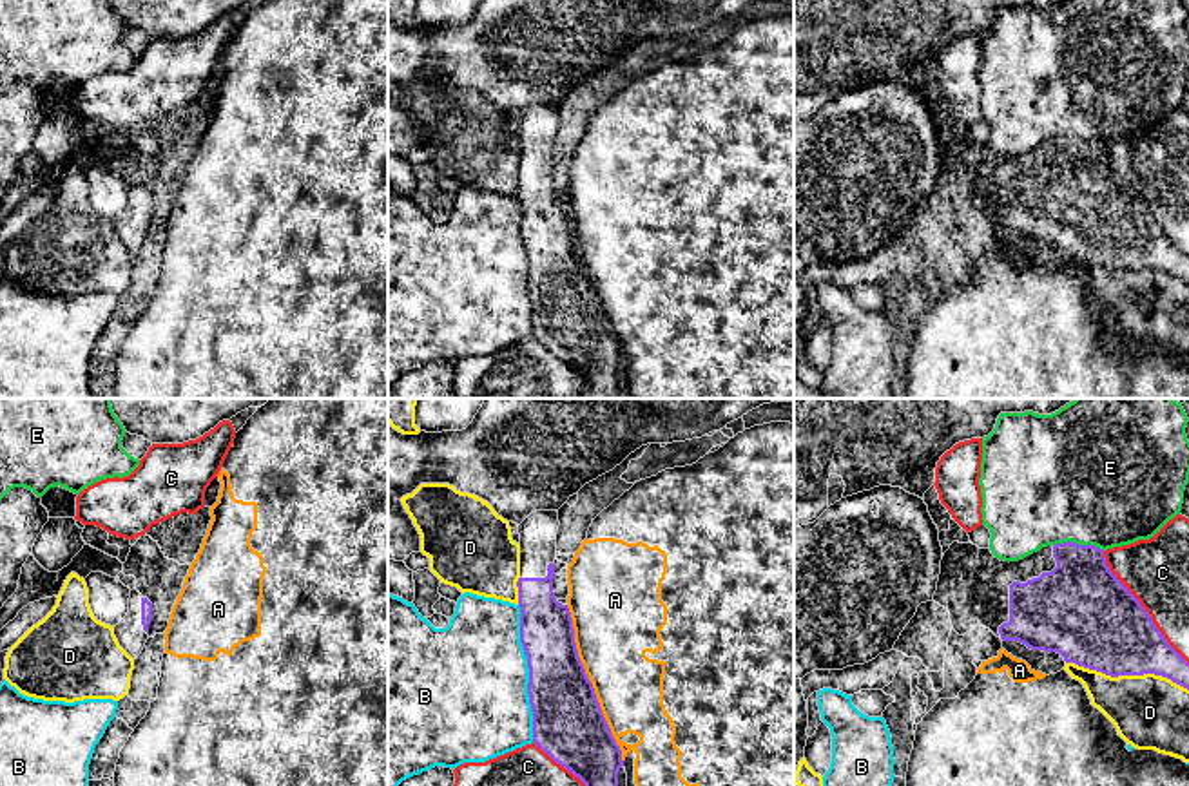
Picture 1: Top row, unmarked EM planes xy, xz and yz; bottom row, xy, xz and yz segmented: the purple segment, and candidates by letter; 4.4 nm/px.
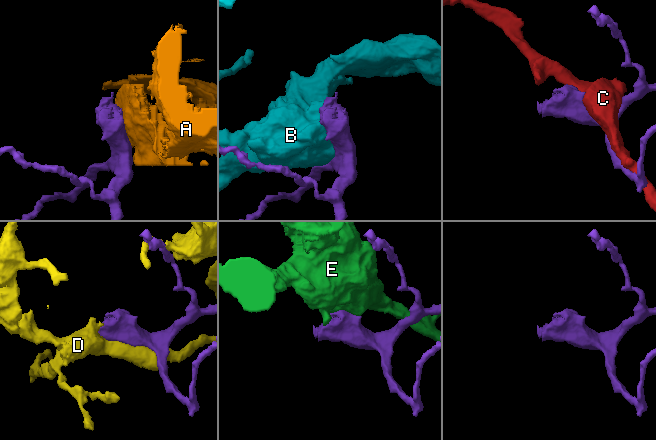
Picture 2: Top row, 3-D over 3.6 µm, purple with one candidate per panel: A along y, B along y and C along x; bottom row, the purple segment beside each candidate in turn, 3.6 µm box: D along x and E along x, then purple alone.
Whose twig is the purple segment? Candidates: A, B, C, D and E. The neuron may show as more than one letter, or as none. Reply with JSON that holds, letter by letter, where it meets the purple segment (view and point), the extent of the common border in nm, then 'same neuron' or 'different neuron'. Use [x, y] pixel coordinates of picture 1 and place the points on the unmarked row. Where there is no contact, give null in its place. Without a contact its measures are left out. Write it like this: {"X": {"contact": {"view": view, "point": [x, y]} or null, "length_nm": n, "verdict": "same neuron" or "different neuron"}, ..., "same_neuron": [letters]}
{"A": {"contact": {"view": "xz", "point": [591, 277]}, "length_nm": 750, "verdict": "different neuron"}, "B": {"contact": {"view": "xz", "point": [530, 268]}, "length_nm": 600, "verdict": "different neuron"}, "C": {"contact": {"view": "yz", "point": [1142, 201]}, "length_nm": 650, "verdict": "different neuron"}, "D": {"contact": {"view": "yz", "point": [1128, 268]}, "length_nm": 550, "verdict": "different neuron"}, "E": {"contact": {"view": "yz", "point": [1077, 138]}, "length_nm": 220, "verdict": "different neuron"}, "same_neuron": []}

